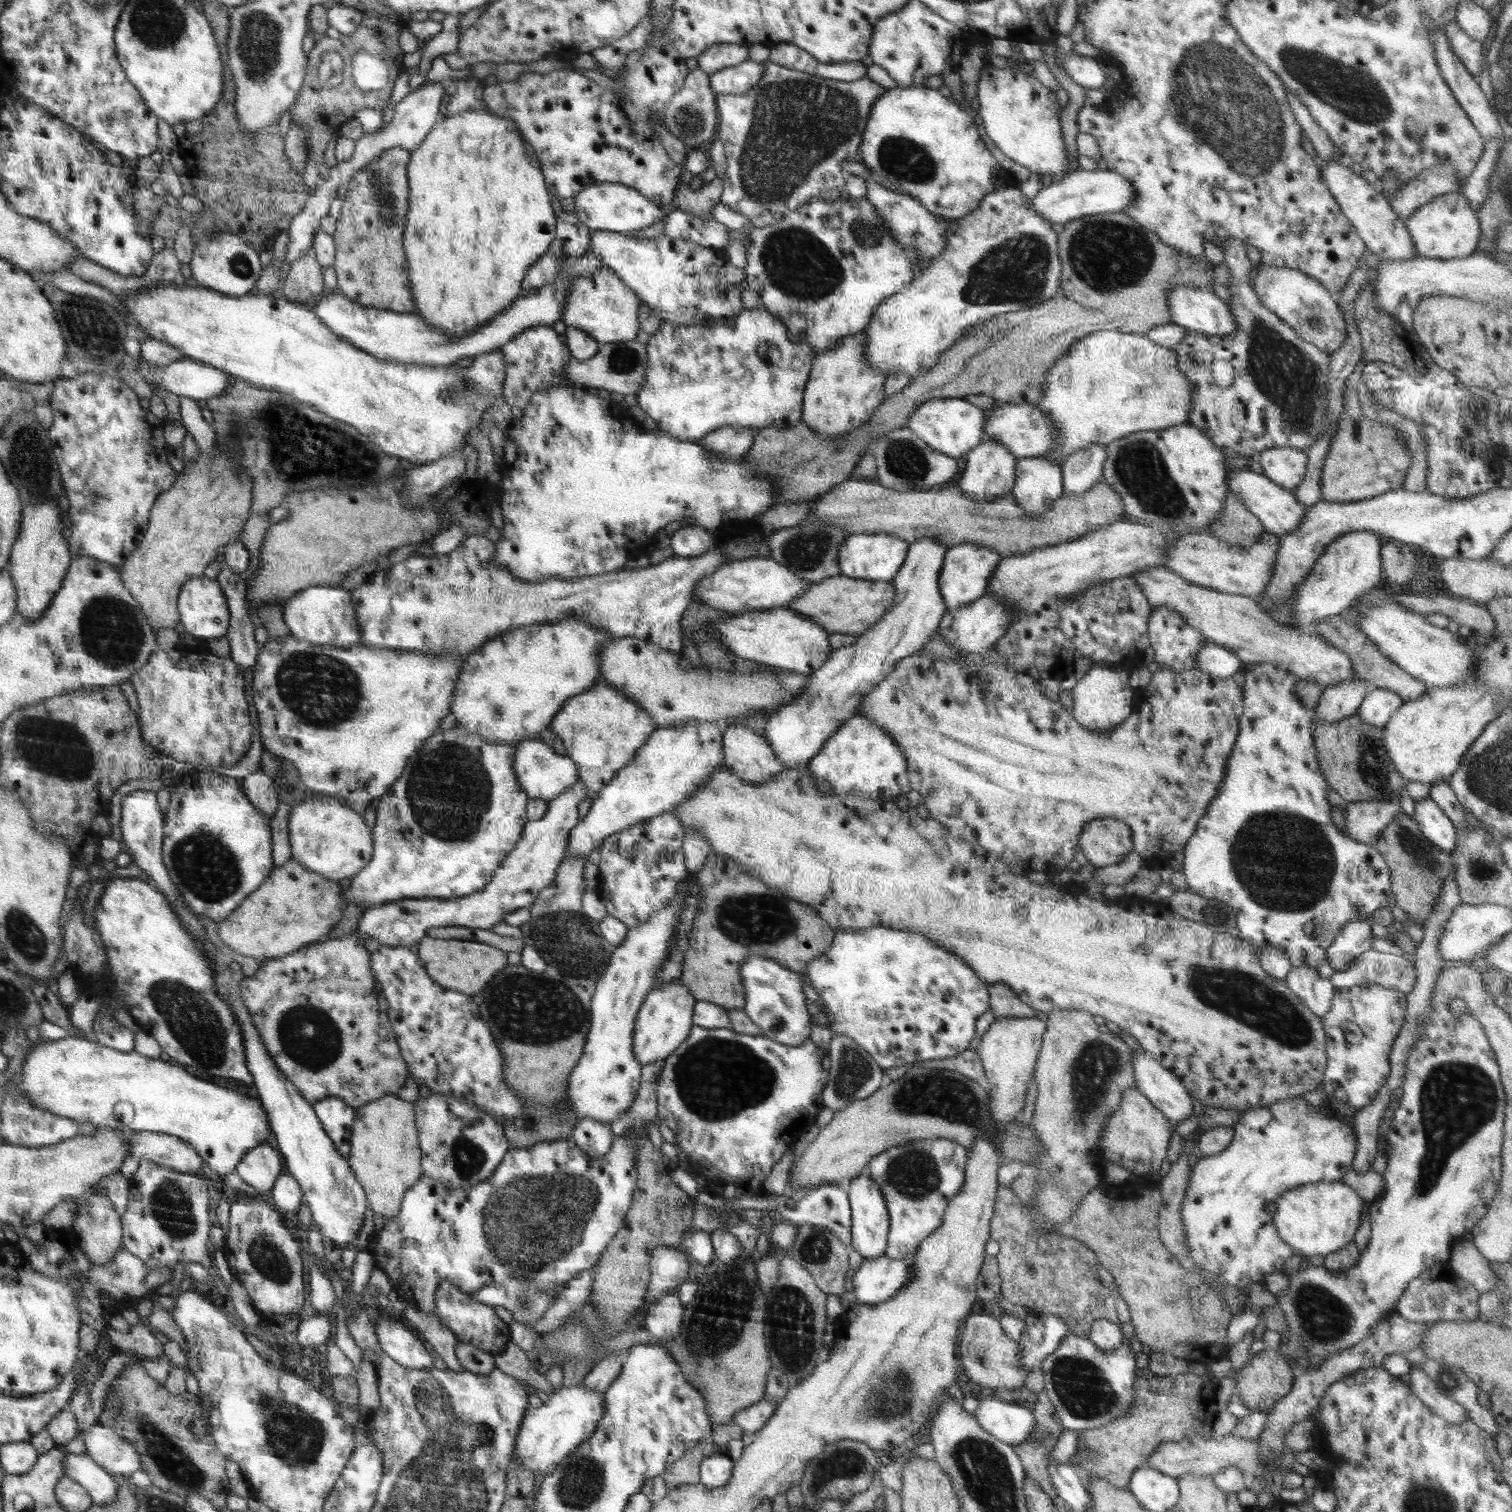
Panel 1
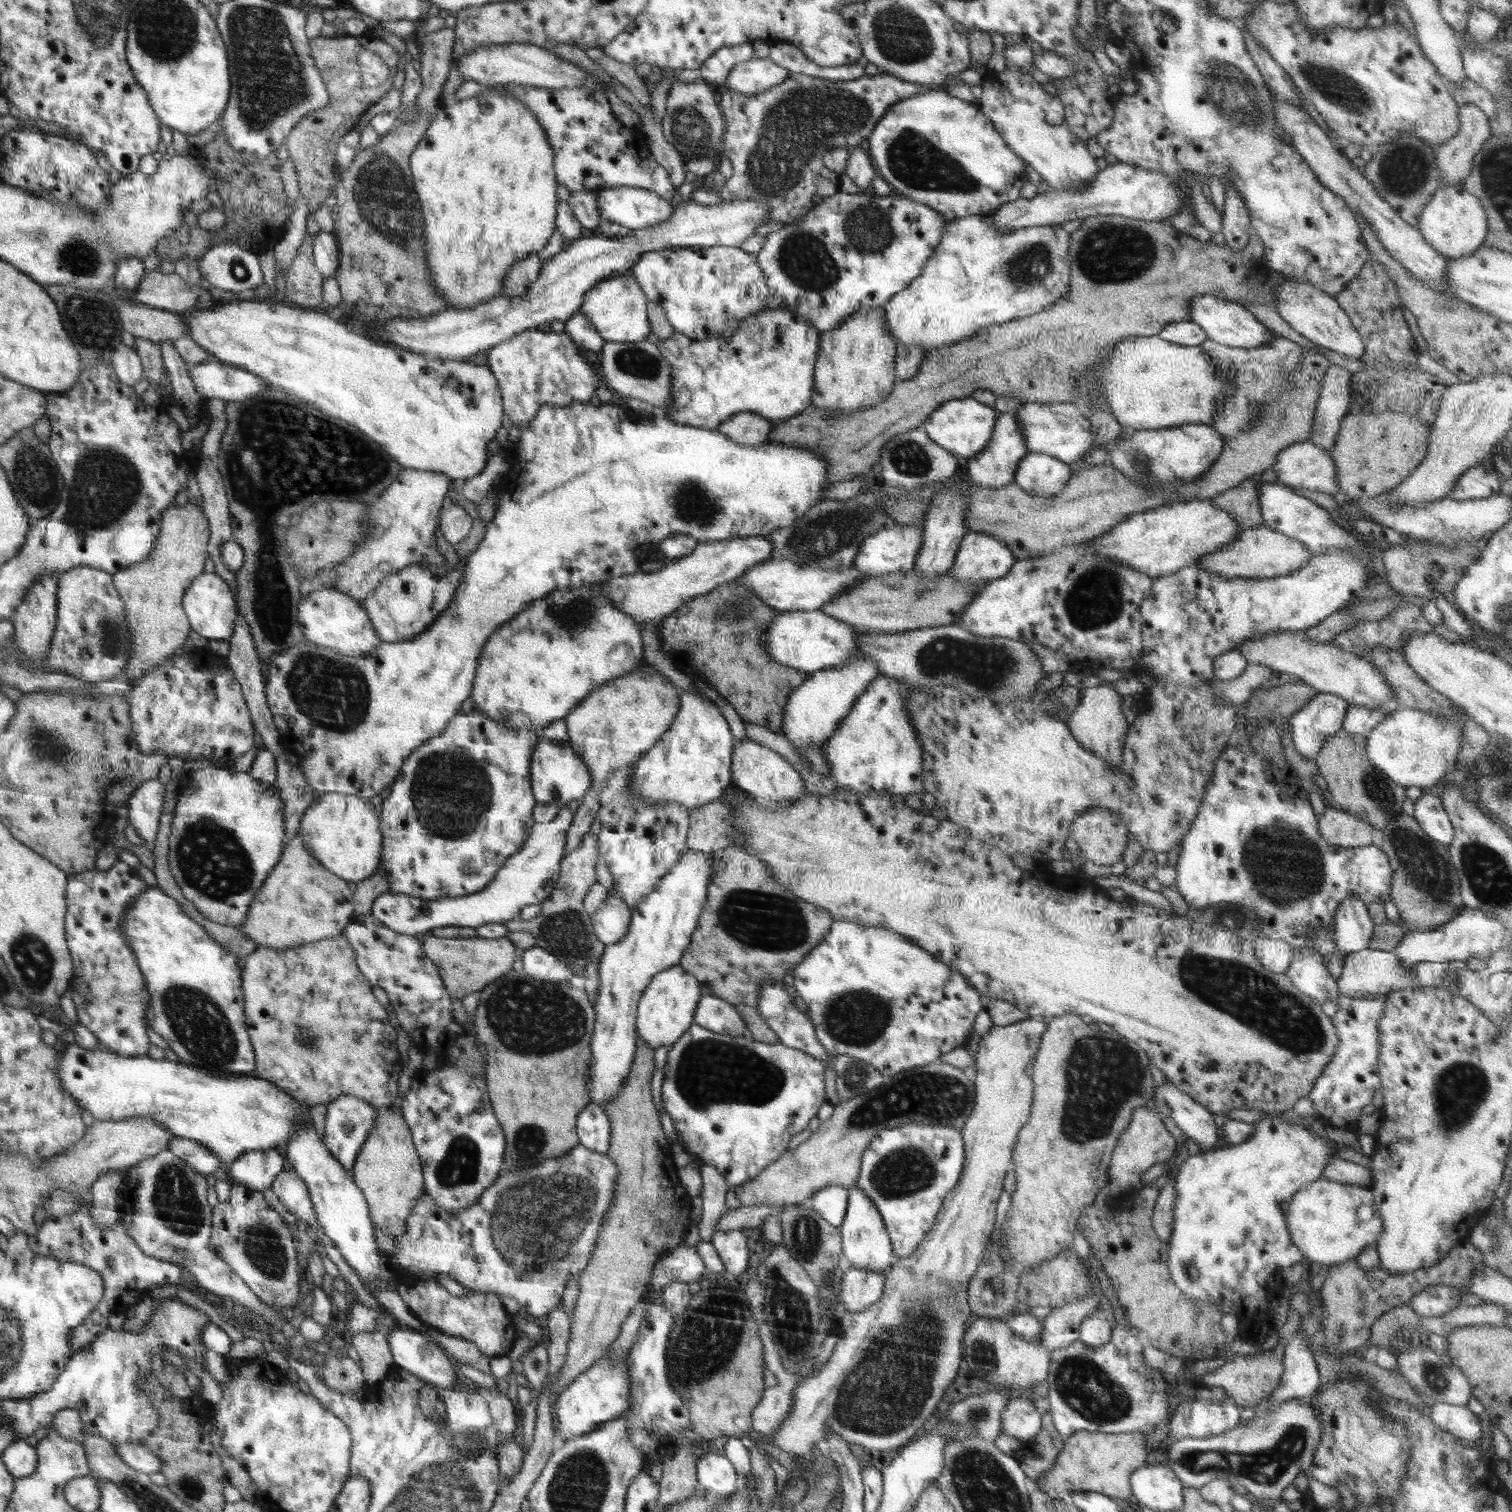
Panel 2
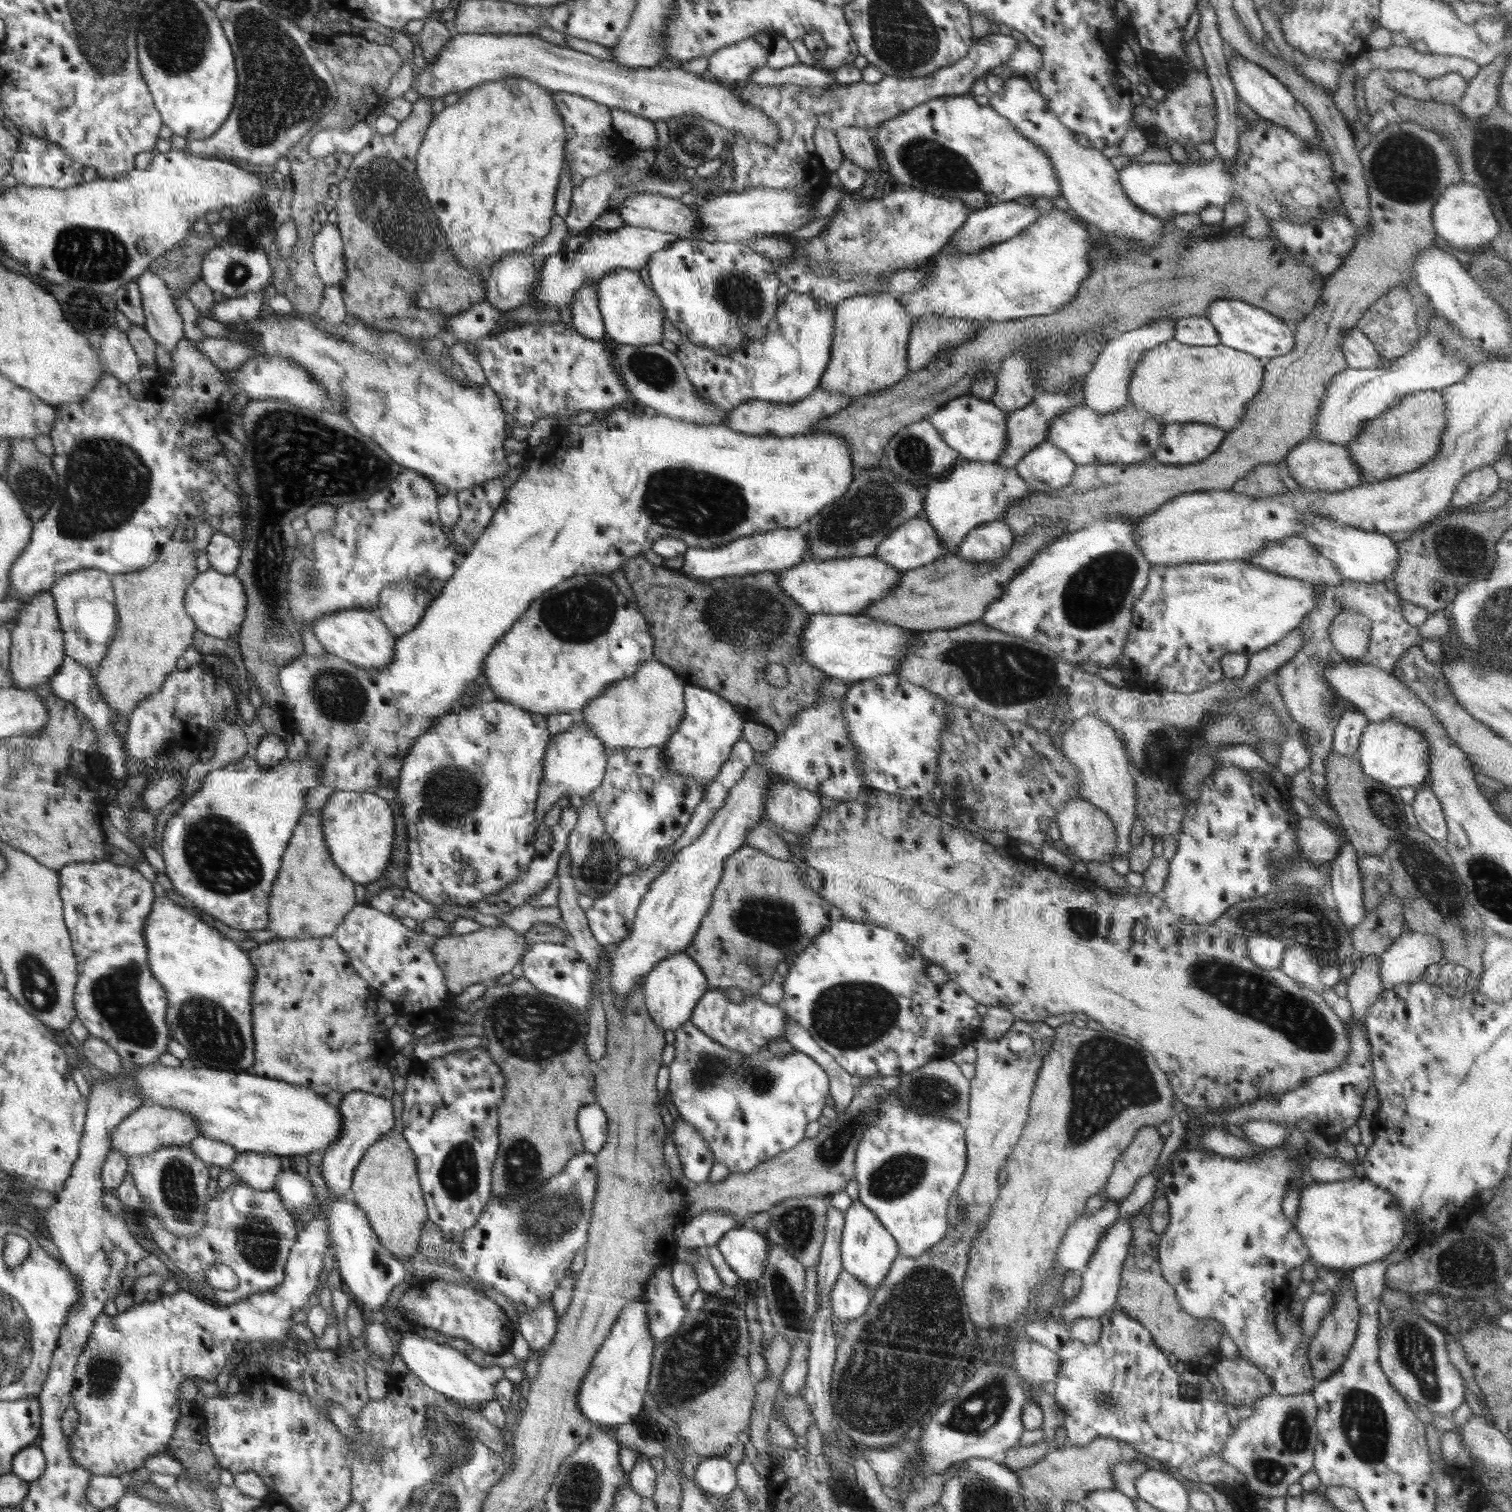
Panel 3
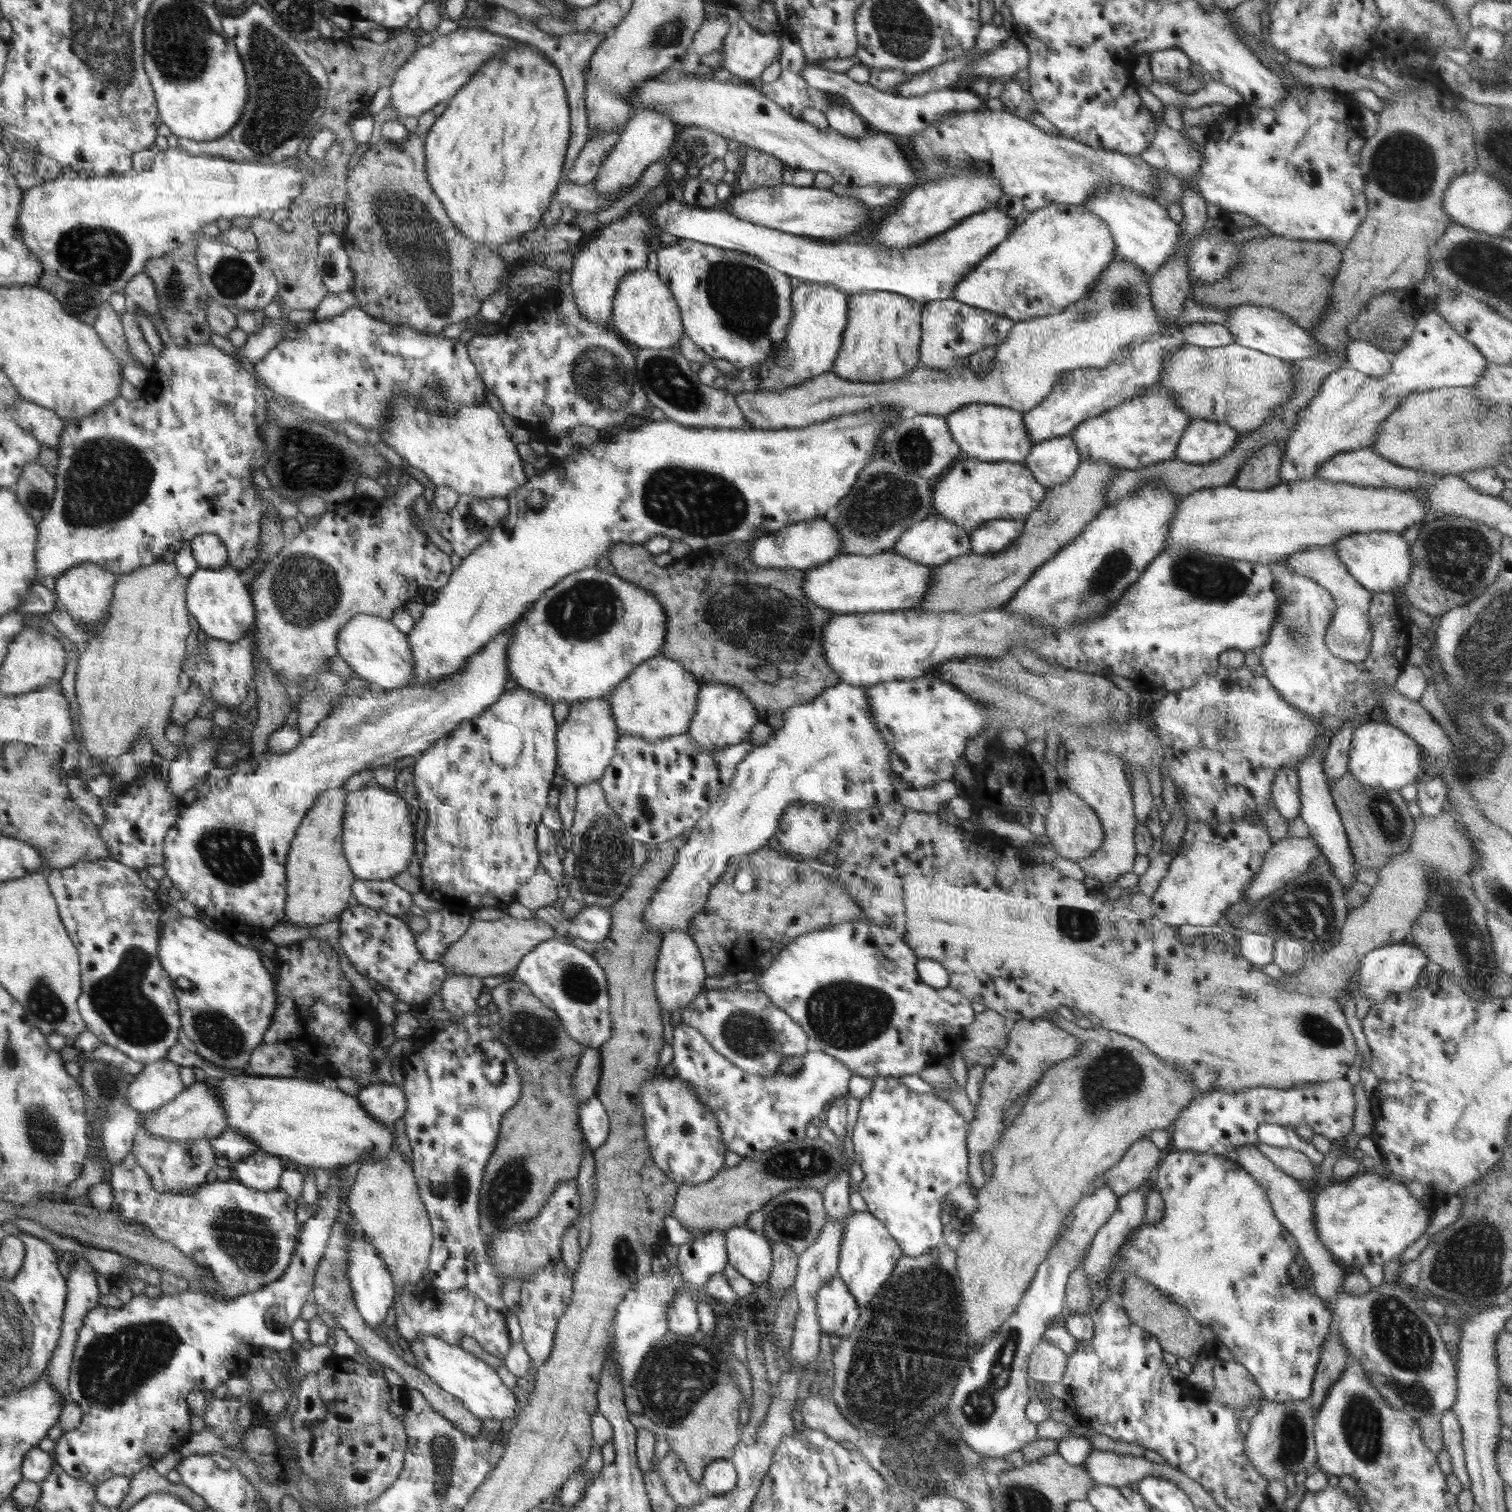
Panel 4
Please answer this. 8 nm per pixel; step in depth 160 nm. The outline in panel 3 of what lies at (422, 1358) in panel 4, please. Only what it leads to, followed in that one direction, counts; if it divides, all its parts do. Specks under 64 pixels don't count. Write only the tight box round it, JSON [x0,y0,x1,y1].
[399,1329,505,1411]

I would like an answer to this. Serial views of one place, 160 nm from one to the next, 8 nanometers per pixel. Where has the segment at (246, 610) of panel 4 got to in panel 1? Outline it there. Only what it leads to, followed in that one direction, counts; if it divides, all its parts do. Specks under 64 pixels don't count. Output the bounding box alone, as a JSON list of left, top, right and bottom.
[179,577,231,639]

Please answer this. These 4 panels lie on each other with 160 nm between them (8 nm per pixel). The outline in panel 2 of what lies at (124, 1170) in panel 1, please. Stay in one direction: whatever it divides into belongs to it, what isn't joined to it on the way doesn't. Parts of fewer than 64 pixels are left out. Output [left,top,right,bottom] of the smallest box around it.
[167,1137,221,1175]

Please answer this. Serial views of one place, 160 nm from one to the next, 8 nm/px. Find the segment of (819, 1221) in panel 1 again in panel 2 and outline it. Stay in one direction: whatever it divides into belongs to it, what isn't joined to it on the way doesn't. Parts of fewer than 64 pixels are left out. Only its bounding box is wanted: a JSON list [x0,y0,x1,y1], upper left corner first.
[716,1185,849,1231]

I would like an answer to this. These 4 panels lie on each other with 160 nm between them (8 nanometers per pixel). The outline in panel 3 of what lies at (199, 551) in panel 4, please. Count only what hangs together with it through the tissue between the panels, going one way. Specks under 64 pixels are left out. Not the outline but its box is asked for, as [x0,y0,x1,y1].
[205,531,241,574]

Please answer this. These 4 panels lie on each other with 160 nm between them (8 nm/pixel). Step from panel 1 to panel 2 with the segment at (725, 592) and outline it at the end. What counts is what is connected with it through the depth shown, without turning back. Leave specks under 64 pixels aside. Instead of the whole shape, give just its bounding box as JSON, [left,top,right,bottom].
[736,559,867,611]

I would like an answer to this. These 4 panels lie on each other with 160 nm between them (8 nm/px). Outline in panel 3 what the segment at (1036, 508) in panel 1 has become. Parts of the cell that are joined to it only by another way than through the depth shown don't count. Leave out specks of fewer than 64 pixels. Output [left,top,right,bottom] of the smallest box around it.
[1014,440,1076,494]

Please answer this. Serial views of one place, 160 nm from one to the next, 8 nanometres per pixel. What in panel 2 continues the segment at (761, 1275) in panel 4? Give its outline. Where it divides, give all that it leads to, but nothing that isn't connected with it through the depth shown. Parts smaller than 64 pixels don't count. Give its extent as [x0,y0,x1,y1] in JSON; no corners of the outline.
[711,1231,752,1274]

